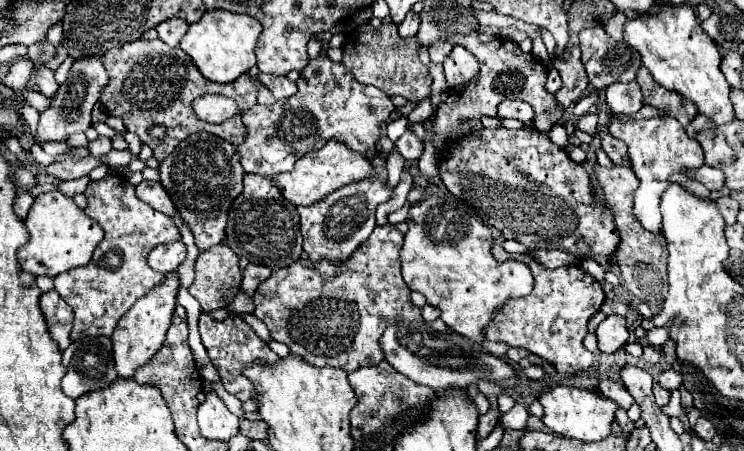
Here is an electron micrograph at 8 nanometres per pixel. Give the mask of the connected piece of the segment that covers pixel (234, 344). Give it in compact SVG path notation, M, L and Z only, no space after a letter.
M200 314L200 336L202 336L202 344L206 346L208 350L208 356L214 364L214 368L218 370L220 378L222 378L222 384L224 388L234 394L238 400L246 402L250 398L256 396L256 390L254 390L254 384L252 380L248 380L244 376L244 370L250 368L254 362L260 362L264 366L274 366L280 356L274 354L266 342L262 342L254 330L240 318L240 316L232 316L232 318L226 318L224 322L214 322L210 318L210 314Z

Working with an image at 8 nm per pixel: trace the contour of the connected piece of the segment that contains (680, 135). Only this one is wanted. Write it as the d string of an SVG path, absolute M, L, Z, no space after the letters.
M670 116L666 118L652 118L652 120L642 120L642 122L624 122L618 124L612 120L610 124L610 134L614 138L620 138L628 146L630 154L630 166L640 180L640 186L634 194L634 216L640 224L644 224L646 230L650 232L660 232L660 196L662 192L670 186L670 176L674 172L686 174L688 170L694 172L704 164L704 154L700 154L700 144L696 140L686 136L684 126L678 120L672 120Z

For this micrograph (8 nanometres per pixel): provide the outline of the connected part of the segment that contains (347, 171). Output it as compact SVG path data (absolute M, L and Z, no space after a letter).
M328 140L328 144L324 144L320 150L312 150L306 156L302 156L296 162L292 172L278 174L276 182L288 200L292 200L296 206L302 206L302 204L316 204L324 200L328 194L332 194L336 188L342 188L346 184L366 180L372 176L376 176L376 172L366 156L360 156L348 150L344 144L336 140Z

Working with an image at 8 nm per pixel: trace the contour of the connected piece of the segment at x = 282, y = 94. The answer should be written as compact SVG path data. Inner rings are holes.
M260 73L257 78L274 94L276 100L280 98L288 98L292 94L296 94L296 84L290 82L286 76L272 76Z

